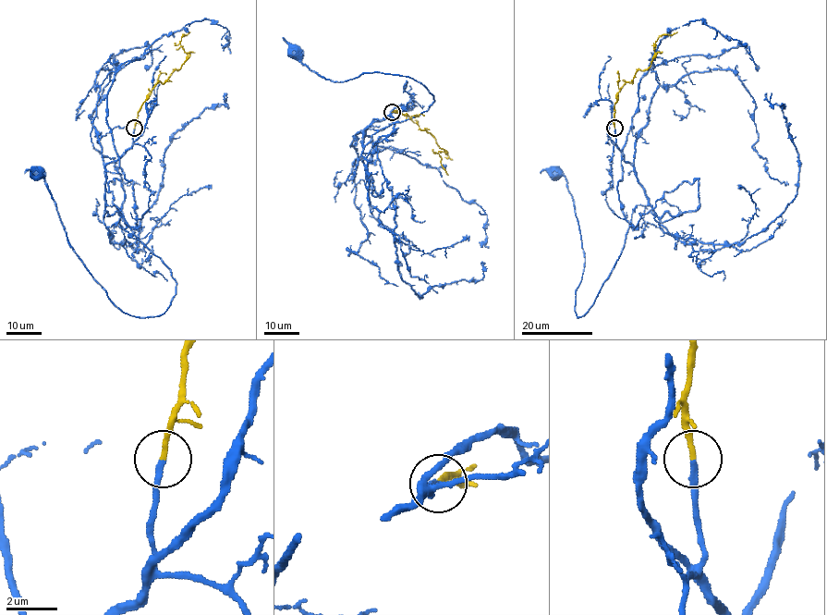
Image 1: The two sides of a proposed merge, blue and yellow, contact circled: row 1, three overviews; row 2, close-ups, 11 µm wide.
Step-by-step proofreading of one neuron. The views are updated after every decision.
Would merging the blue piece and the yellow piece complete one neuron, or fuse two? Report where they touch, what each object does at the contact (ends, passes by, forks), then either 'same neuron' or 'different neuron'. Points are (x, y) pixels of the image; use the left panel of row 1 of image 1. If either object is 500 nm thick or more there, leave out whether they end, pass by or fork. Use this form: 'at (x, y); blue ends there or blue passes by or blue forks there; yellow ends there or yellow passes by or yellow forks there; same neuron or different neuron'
at (134, 128); blue ends there; yellow ends there; same neuron

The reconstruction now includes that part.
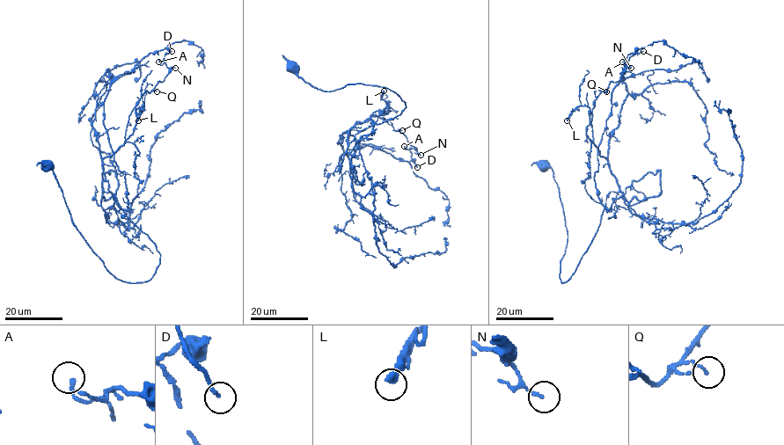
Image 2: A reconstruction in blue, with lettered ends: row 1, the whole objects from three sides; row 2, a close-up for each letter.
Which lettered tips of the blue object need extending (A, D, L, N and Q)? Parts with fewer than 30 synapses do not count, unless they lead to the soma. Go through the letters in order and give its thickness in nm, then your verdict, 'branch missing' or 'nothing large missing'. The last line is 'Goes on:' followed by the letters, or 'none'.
A: calibre 180 nm; nothing large missing
D: calibre 140 nm; nothing large missing
L: calibre 360 nm; branch missing
N: calibre 130 nm; nothing large missing
Q: calibre 100 nm; nothing large missing
Goes on: L

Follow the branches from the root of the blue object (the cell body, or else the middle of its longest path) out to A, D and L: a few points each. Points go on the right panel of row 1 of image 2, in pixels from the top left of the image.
A: (543, 164), (564, 213), (563, 282), (619, 192), (591, 120), (622, 62)
D: (543, 164), (564, 213), (563, 282), (619, 192), (593, 143), (594, 101), (643, 51)
L: (543, 164), (564, 213), (563, 282), (619, 192), (586, 134), (589, 109), (567, 120)

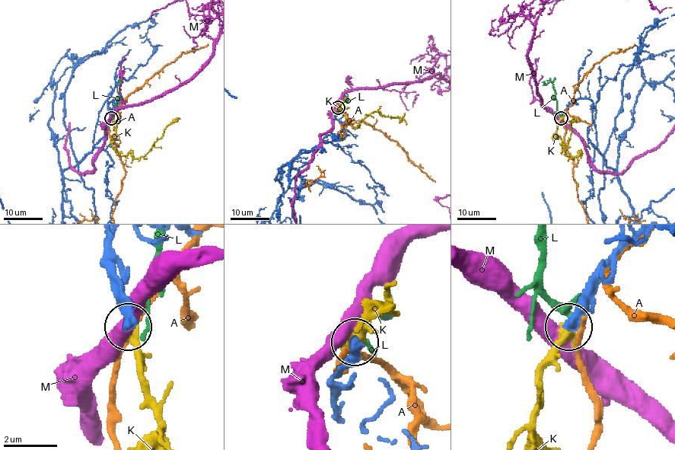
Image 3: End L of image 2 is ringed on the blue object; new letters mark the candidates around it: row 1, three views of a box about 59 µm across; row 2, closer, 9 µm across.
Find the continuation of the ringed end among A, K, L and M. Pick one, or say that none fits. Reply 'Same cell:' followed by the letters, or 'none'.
Same cell: K

